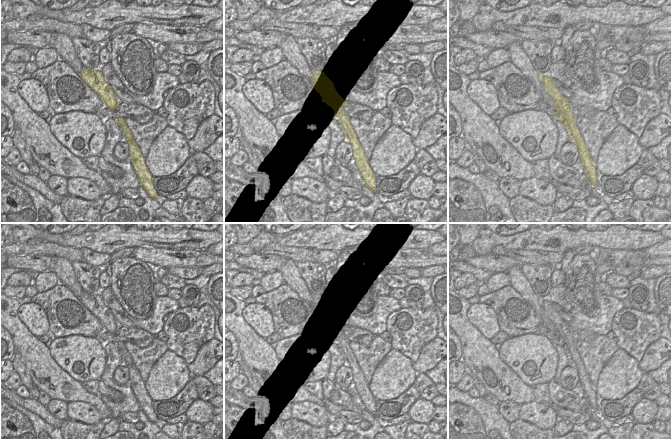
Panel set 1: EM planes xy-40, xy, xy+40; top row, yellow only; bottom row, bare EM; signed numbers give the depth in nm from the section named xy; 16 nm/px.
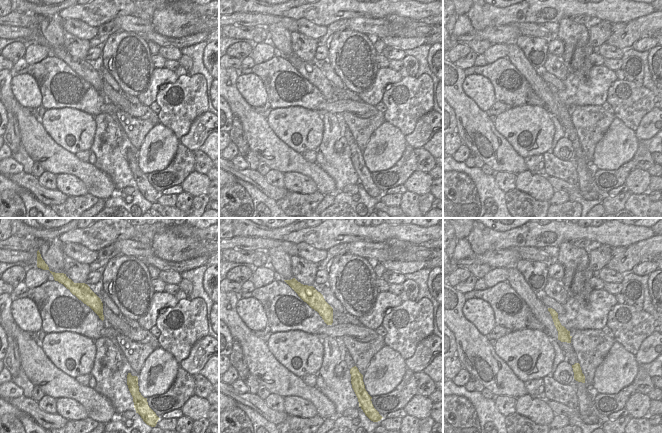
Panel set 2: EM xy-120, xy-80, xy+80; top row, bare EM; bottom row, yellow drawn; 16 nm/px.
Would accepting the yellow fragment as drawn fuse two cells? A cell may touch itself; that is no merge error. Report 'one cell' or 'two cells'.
one cell

